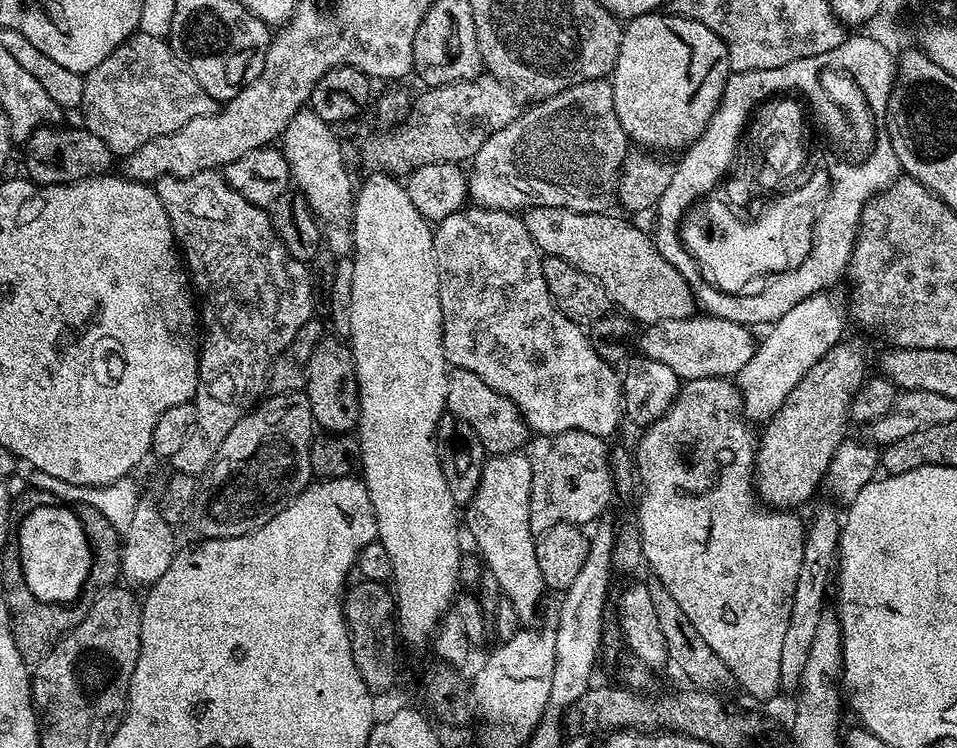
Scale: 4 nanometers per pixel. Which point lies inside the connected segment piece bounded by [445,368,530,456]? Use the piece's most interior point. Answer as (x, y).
(500, 426)

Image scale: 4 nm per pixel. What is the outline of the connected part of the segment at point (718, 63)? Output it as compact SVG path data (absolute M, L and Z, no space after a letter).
M660 10L649 12L646 16L633 16L623 29L618 62L610 73L614 114L618 114L618 122L622 122L622 130L626 130L633 145L656 154L679 153L690 147L704 133L710 118L714 118L728 86L729 75L728 55L722 38L706 30L702 22L665 14Z

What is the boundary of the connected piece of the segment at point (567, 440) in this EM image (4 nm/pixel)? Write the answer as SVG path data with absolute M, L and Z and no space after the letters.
M579 430L531 437L526 455L532 467L532 489L528 505L530 530L534 534L544 532L555 524L591 525L603 517L600 515L614 495L609 453L609 445L601 437Z

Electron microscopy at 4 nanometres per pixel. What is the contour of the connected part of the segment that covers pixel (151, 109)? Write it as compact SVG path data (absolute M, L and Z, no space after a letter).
M137 31L135 34L123 40L94 70L90 70L84 76L84 89L82 90L82 102L78 109L79 115L84 115L83 127L90 129L106 146L110 146L113 154L121 157L130 155L138 146L146 146L150 138L158 138L162 134L174 134L190 118L199 116L212 116L218 110L218 102L194 79L191 72L172 52L172 47L167 39L151 36L145 32Z

